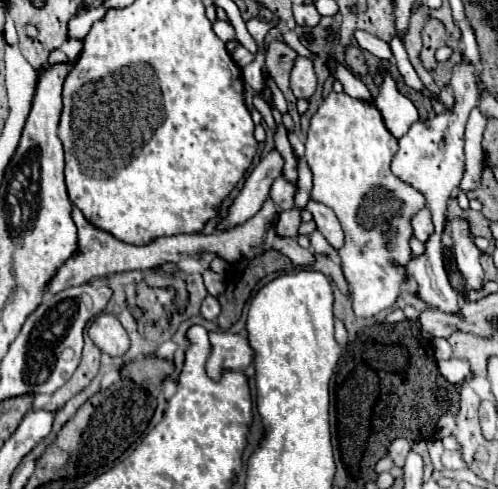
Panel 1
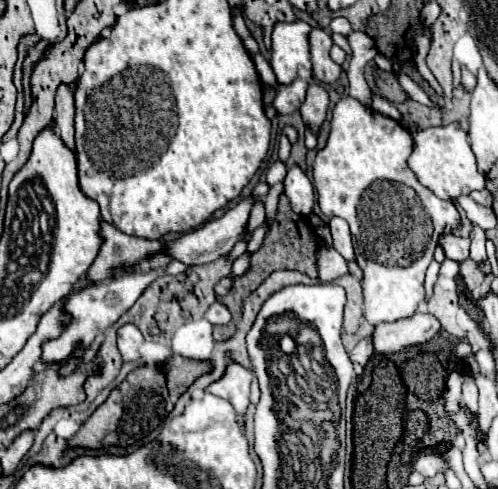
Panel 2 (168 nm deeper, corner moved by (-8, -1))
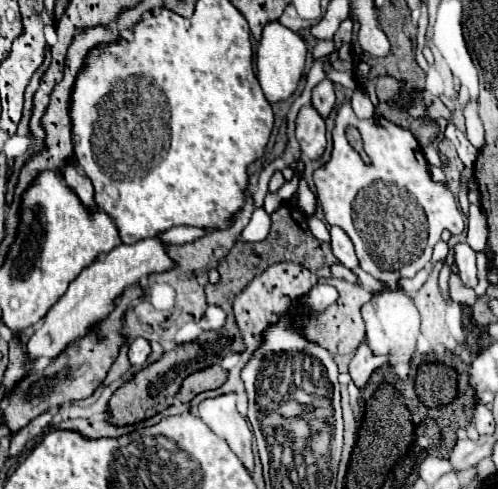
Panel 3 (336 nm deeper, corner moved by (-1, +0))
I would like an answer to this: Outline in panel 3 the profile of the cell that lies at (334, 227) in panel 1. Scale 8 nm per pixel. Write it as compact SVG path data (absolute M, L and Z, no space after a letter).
M331 227L329 233L331 233L331 249L333 249L333 255L347 269L355 269L359 265L359 261L357 261L357 255L353 251L351 239L345 235L345 231L341 227Z

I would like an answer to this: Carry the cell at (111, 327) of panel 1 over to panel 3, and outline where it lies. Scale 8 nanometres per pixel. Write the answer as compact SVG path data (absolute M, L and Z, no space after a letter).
M137 337L137 339L129 345L129 353L127 353L127 355L129 355L129 361L131 361L133 365L141 367L141 365L145 365L145 359L147 359L149 351L151 351L149 341L145 341L143 337Z

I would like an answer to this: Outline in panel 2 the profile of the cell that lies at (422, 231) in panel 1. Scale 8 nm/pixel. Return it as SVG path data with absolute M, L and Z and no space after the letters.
M446 234L440 238L440 244L444 246L444 252L448 258L456 262L464 262L470 258L470 238L460 238L454 234Z

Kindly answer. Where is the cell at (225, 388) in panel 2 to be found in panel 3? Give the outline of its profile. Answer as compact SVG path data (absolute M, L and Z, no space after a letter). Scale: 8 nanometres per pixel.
M235 393L203 399L199 403L199 415L219 437L223 437L229 443L229 447L243 461L243 465L249 471L253 471L253 453L251 453L253 433L249 429L249 423L237 411L235 403L237 403Z

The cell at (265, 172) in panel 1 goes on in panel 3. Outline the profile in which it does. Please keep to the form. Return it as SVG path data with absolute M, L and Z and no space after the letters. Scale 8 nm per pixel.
M157 235L141 239L133 245L119 245L117 249L109 251L105 257L99 257L93 261L93 265L87 265L67 287L67 291L57 299L57 303L49 309L49 313L43 317L43 323L33 331L33 335L25 343L25 353L29 363L35 363L37 359L55 359L59 353L63 353L65 347L69 347L73 341L81 339L97 321L103 321L111 309L113 299L123 293L123 289L141 283L153 273L165 273L173 269L177 263L169 257L167 247Z

